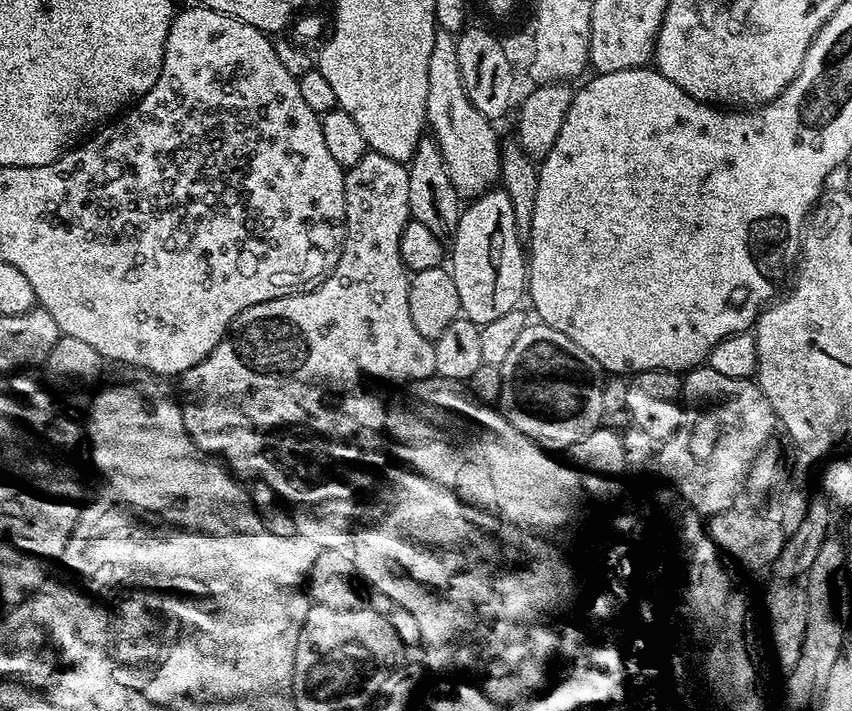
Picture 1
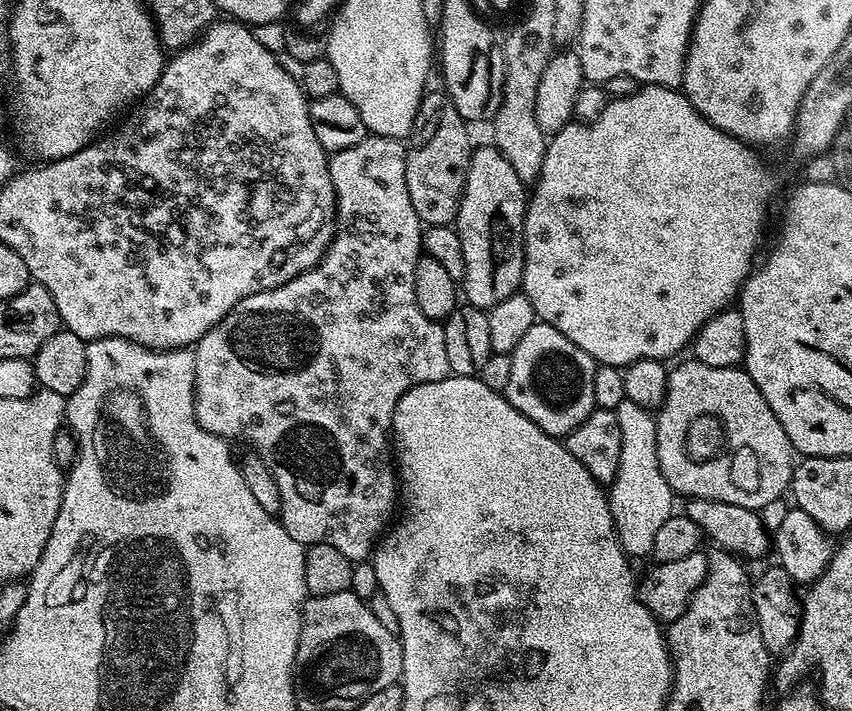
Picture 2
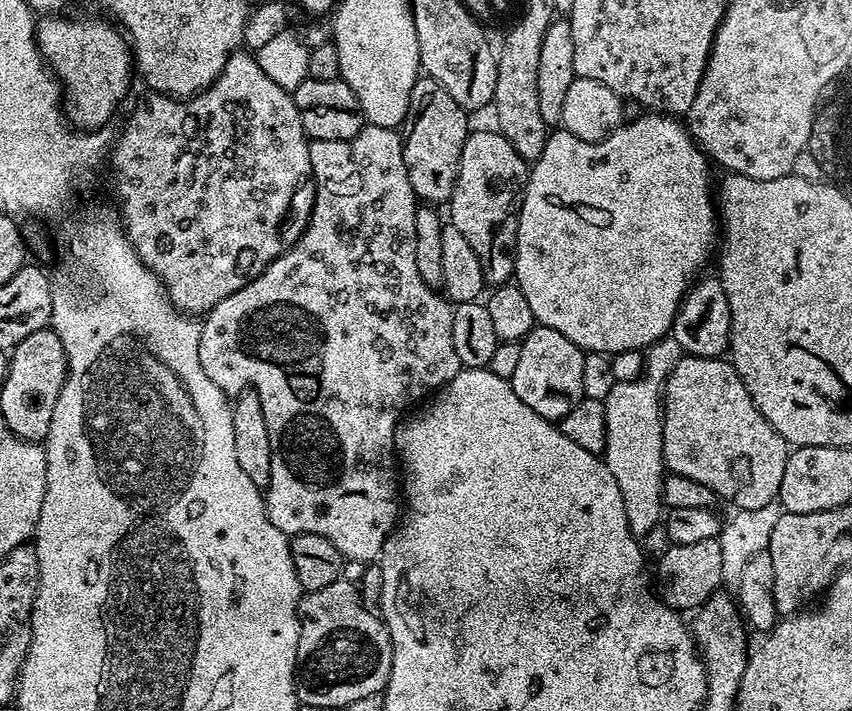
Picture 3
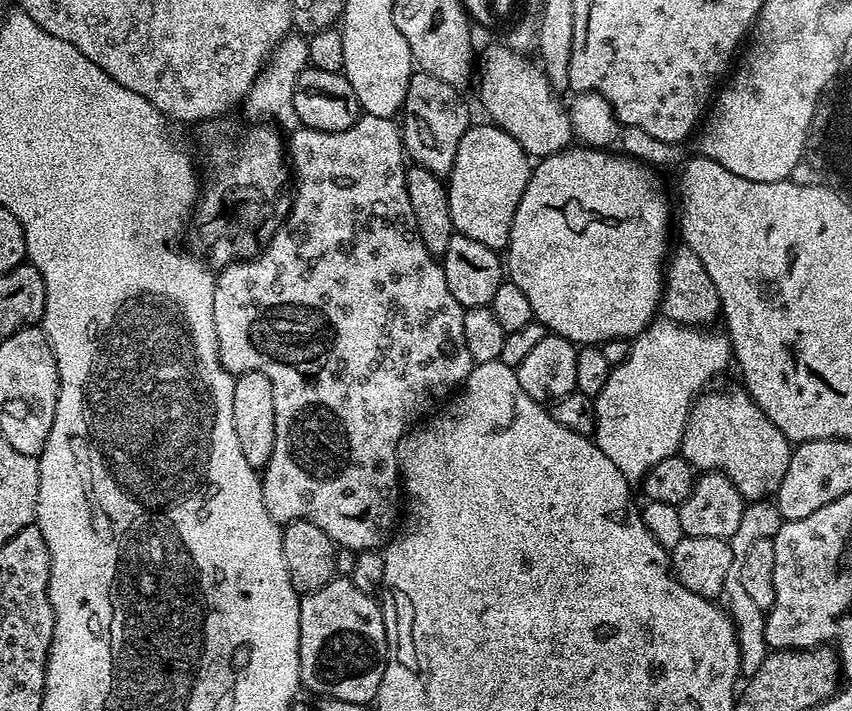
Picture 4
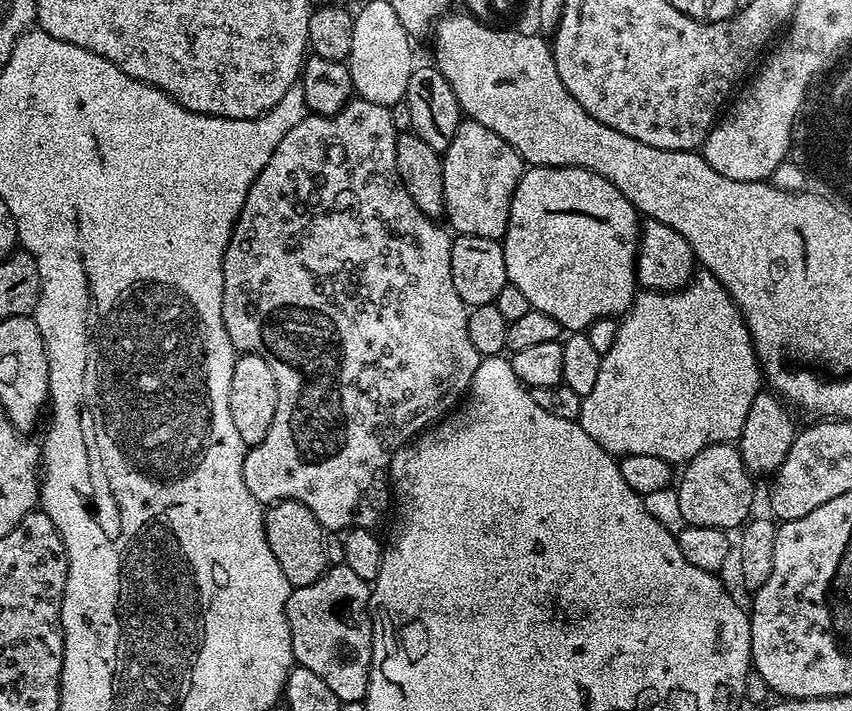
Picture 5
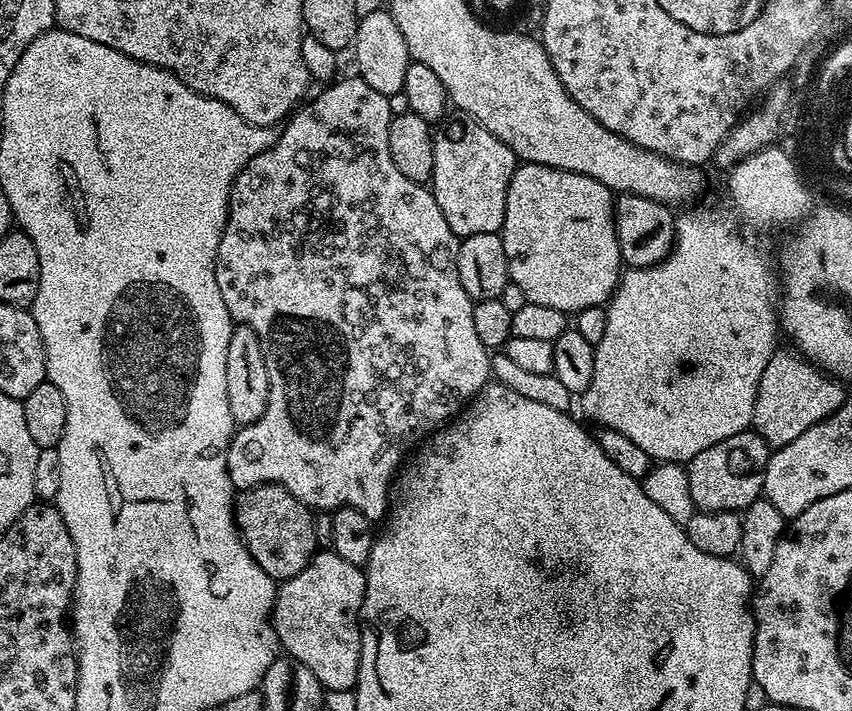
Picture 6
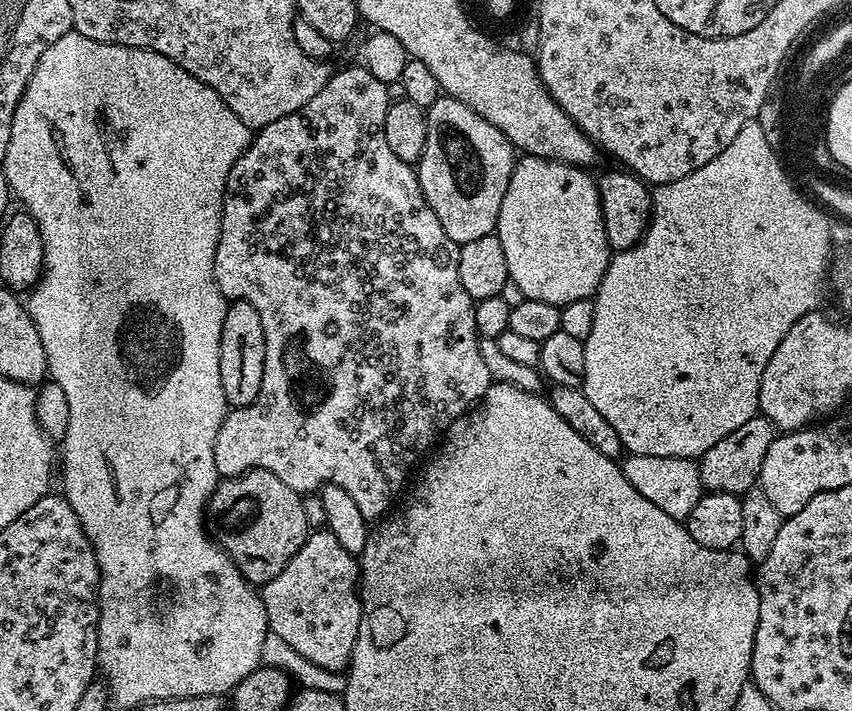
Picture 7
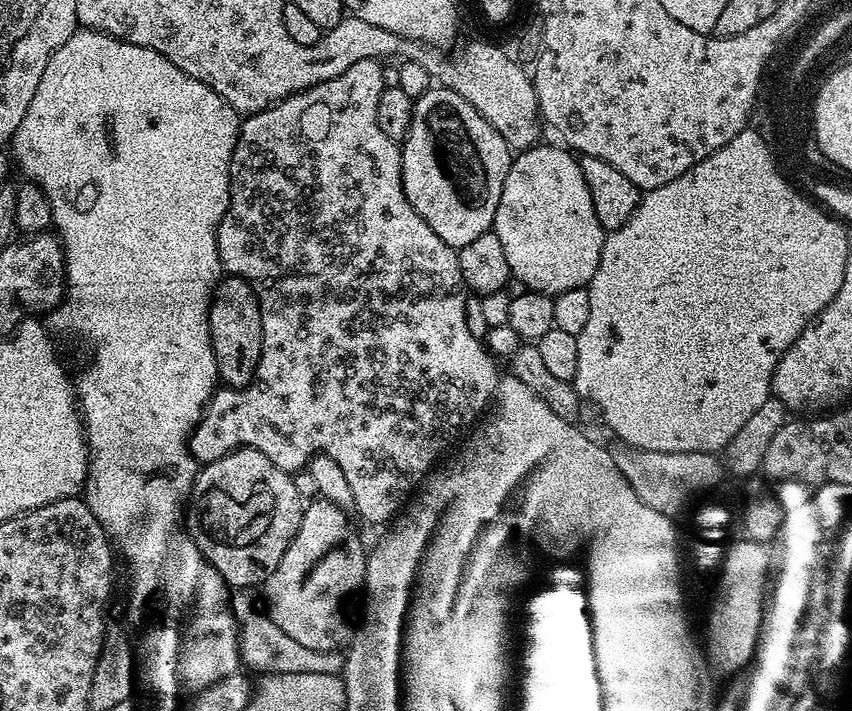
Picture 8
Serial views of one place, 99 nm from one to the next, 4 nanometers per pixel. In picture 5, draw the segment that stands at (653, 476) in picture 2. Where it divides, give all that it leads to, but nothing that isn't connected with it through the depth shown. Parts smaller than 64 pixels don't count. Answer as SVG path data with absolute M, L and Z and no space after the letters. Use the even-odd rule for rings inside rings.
M700 270L693 275L684 288L677 292L637 291L631 308L624 313L617 323L617 336L608 353L600 357L598 378L594 382L594 390L586 394L580 402L580 418L578 423L598 446L612 453L613 457L633 456L634 454L650 454L654 458L662 458L669 462L687 462L698 448L696 443L696 428L704 428L705 441L708 442L736 442L739 441L742 430L746 426L746 418L754 406L754 398L762 391L762 373L760 362L756 358L756 351L752 348L752 339L748 333L742 314L738 306L730 298L730 294L707 270Z

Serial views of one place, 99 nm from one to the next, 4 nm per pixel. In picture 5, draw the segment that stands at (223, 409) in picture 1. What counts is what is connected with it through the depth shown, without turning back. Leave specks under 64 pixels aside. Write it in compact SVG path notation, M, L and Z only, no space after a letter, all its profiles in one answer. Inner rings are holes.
M353 98L348 101L345 108L338 110L338 114L333 116L317 116L315 114L305 116L302 122L298 122L298 126L294 126L294 130L290 130L290 134L286 134L286 138L282 138L282 142L278 142L278 150L274 150L274 154L270 158L270 162L266 162L262 174L258 174L258 178L250 186L250 190L246 194L246 202L242 206L240 217L236 220L236 226L232 230L232 236L229 238L224 251L222 322L226 326L226 334L237 353L258 354L258 358L262 358L262 362L266 362L266 366L270 366L270 370L274 373L274 382L278 382L278 406L274 410L274 422L270 422L270 430L264 441L260 444L251 445L244 454L242 478L246 480L246 490L250 490L250 494L254 494L254 498L264 506L271 506L277 500L302 502L302 506L306 506L306 510L310 510L314 514L314 518L318 518L320 525L329 533L337 532L337 534L340 534L349 528L375 529L377 527L376 523L383 518L384 511L390 508L388 467L393 454L402 445L419 436L425 428L437 423L441 417L453 411L461 403L462 397L467 393L470 382L474 378L474 370L478 370L482 359L480 352L474 350L474 342L470 342L470 330L468 329L470 309L467 304L462 302L462 298L458 298L458 290L454 290L454 278L450 274L450 250L452 249L453 237L443 223L440 225L440 222L437 222L431 216L422 214L422 210L418 210L418 206L414 206L414 198L410 198L410 194L406 194L406 186L402 186L402 182L398 178L398 166L396 165L398 127L396 128L395 122L392 121L392 114L389 109L378 106L374 102Z

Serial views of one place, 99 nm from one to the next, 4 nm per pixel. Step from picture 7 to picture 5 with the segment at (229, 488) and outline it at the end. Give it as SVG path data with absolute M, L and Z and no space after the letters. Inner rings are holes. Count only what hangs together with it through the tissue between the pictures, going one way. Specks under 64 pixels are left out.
M277 500L264 513L264 529L266 530L266 542L270 542L270 550L274 550L274 558L278 558L278 566L282 566L282 574L286 574L292 588L310 586L310 582L317 580L329 567L328 548L324 545L326 530L320 525L318 518L314 518L314 514L306 510L306 506L302 506L302 502Z

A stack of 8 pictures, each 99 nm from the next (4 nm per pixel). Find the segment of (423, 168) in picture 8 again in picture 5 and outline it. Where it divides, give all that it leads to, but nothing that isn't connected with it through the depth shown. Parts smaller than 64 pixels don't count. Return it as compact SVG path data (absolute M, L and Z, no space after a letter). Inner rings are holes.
M467 118L461 119L450 146L442 153L442 159L444 161L444 216L451 231L462 236L503 241L506 230L510 226L510 206L514 198L514 190L526 171L524 160L506 141L498 138L494 130L486 130L486 126Z

